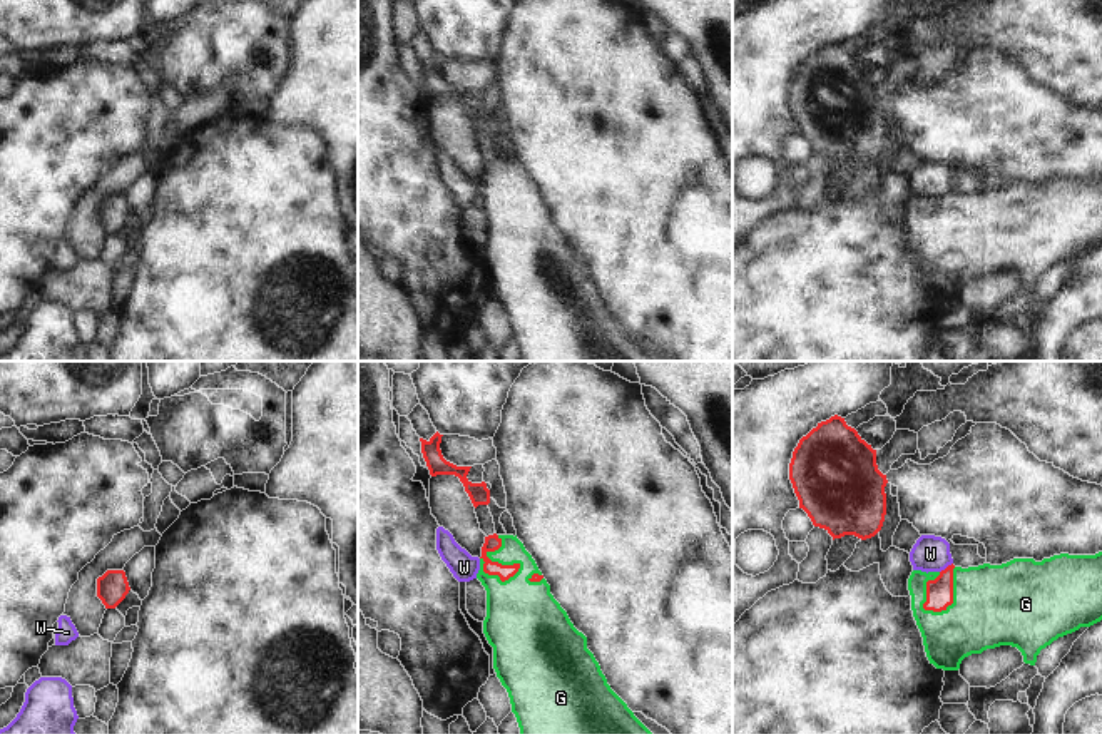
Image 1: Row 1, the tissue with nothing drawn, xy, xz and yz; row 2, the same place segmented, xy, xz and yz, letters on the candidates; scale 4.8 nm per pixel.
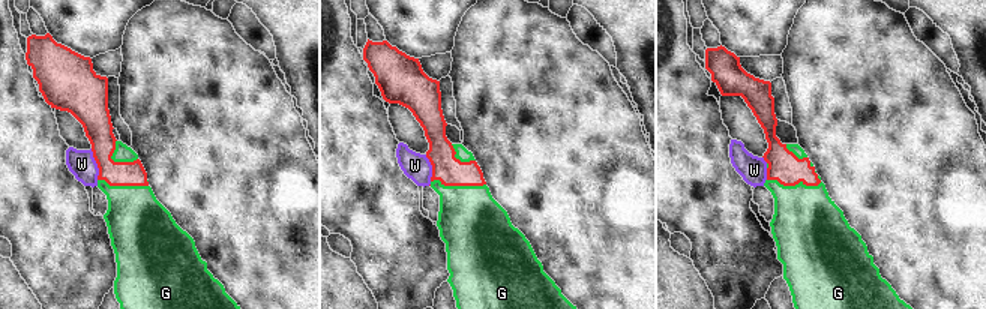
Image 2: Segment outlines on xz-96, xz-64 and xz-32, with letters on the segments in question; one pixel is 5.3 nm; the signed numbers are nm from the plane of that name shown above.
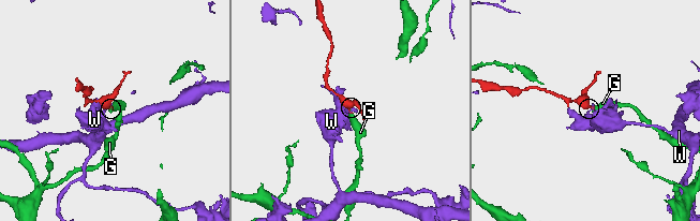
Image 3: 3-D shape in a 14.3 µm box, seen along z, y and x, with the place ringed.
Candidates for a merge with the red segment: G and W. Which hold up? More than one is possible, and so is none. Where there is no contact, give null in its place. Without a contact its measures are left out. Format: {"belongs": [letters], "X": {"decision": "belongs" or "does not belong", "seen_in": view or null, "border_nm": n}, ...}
{"belongs": ["G"], "G": {"decision": "belongs", "seen_in": "xz", "border_nm": 240}, "W": {"decision": "does not belong", "seen_in": "yz", "border_nm": 80}}

